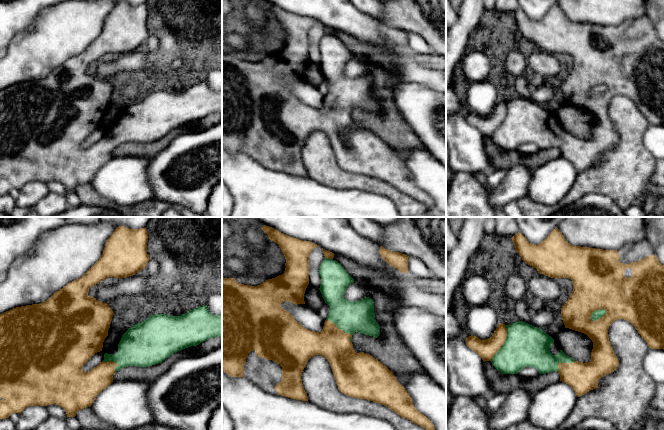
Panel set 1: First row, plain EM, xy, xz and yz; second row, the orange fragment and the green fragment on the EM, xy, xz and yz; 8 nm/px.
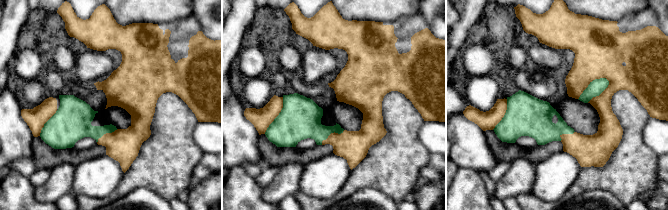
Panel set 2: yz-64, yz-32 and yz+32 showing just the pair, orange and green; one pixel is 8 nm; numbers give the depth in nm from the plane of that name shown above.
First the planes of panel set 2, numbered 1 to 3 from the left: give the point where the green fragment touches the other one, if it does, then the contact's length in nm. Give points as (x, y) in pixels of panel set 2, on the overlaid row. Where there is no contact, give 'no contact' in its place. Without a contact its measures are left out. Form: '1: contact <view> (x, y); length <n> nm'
1: contact yz-64 (45, 122); length 260 nm
2: contact yz-32 (278, 114); length 340 nm
3: contact yz+32 (591, 81); length 300 nm

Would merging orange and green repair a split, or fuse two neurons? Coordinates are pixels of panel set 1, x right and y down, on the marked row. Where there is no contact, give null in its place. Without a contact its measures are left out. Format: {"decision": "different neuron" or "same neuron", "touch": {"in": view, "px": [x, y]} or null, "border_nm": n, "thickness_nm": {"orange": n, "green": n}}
{"decision": "same neuron", "touch": {"in": "yz", "px": [599, 318]}, "border_nm": 150, "thickness_nm": {"orange": 360, "green": 70}}

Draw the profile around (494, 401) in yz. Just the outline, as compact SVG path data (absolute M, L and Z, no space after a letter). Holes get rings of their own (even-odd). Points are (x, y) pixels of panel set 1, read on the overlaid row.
M498 393L498 394L493 394L489 397L487 397L487 411L486 413L489 415L490 413L496 412L500 406L504 403L504 401L507 398L506 393Z

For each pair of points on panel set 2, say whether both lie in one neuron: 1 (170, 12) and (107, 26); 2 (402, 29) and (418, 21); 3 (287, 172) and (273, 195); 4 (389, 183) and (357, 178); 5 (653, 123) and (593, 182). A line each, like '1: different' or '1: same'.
1: different
2: same
3: same
4: same
5: different

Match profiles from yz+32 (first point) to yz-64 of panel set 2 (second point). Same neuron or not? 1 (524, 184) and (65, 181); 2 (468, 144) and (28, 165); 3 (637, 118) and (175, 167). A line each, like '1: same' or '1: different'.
1: same
2: different
3: same

